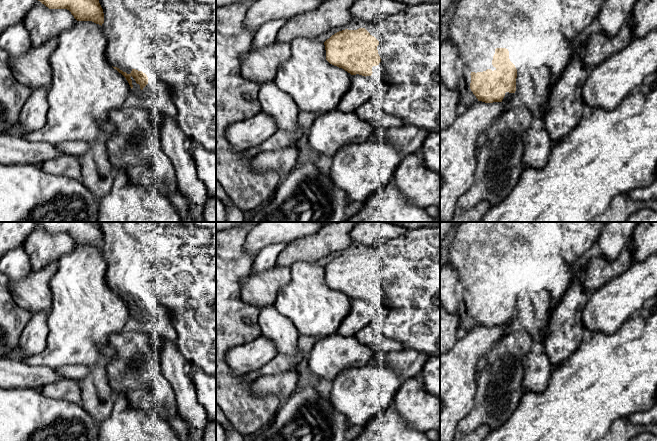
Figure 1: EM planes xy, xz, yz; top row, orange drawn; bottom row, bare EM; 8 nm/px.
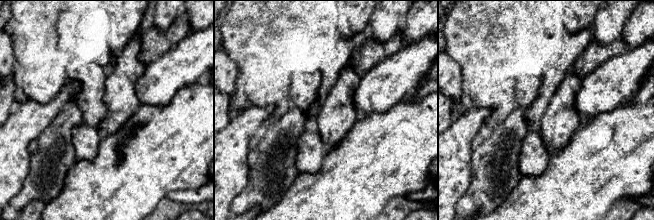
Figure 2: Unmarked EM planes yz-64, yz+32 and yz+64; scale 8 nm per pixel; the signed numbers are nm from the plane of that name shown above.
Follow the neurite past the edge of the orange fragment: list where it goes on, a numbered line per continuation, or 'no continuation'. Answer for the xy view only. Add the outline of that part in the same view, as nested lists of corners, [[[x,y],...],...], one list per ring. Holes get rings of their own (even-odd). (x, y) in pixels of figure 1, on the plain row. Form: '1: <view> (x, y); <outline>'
1: xy (155, 320); [[[148,305],[141,317],[132,325],[139,332],[147,333],[151,337],[158,335],[176,345],[177,333],[162,305]]]

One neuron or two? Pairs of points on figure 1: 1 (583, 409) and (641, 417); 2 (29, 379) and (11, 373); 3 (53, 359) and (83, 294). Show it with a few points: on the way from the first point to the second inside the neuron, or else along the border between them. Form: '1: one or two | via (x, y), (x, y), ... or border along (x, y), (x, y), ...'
1: two | border along (646, 410), (634, 412), (626, 417)
2: one | via (25, 376), (15, 374)
3: one | via (68, 343), (77, 333), (83, 317), (83, 310)

